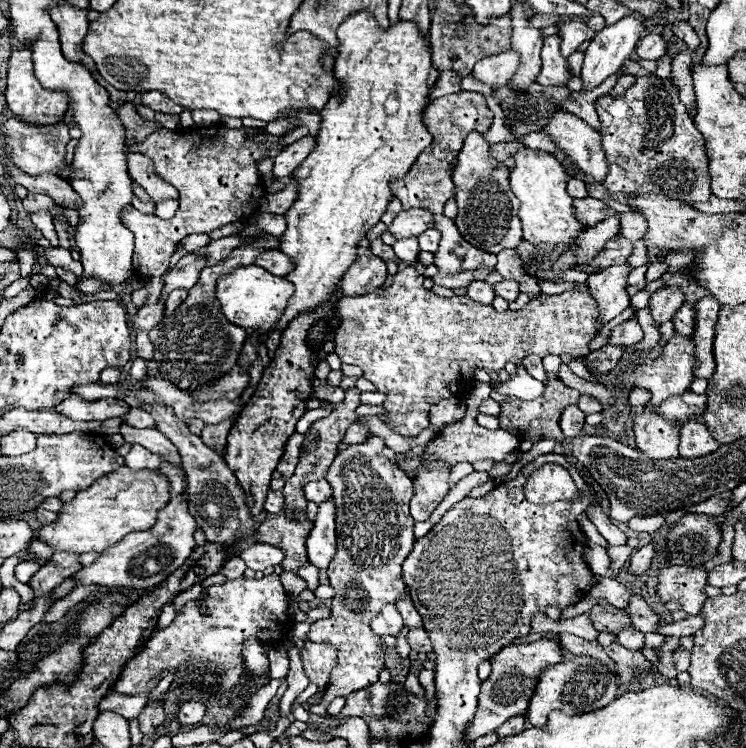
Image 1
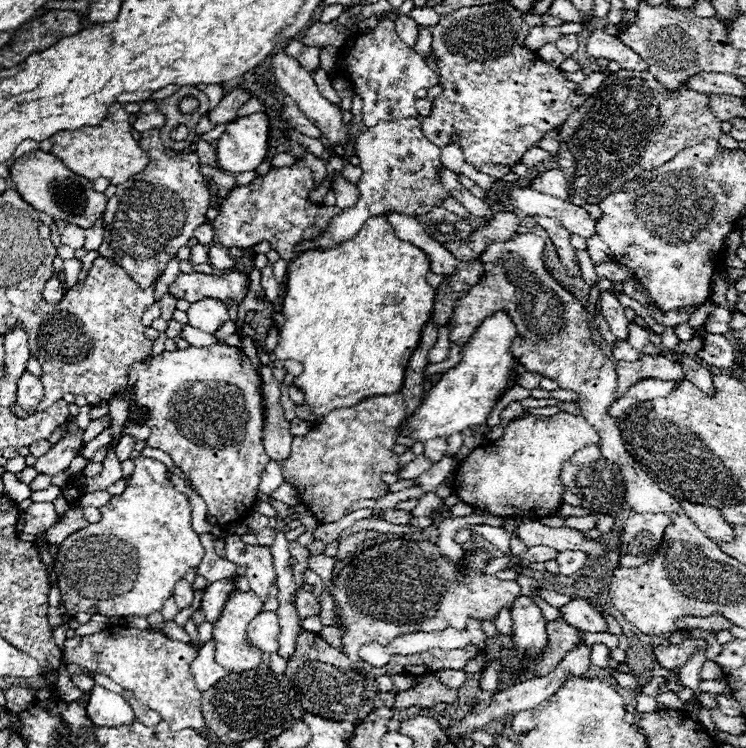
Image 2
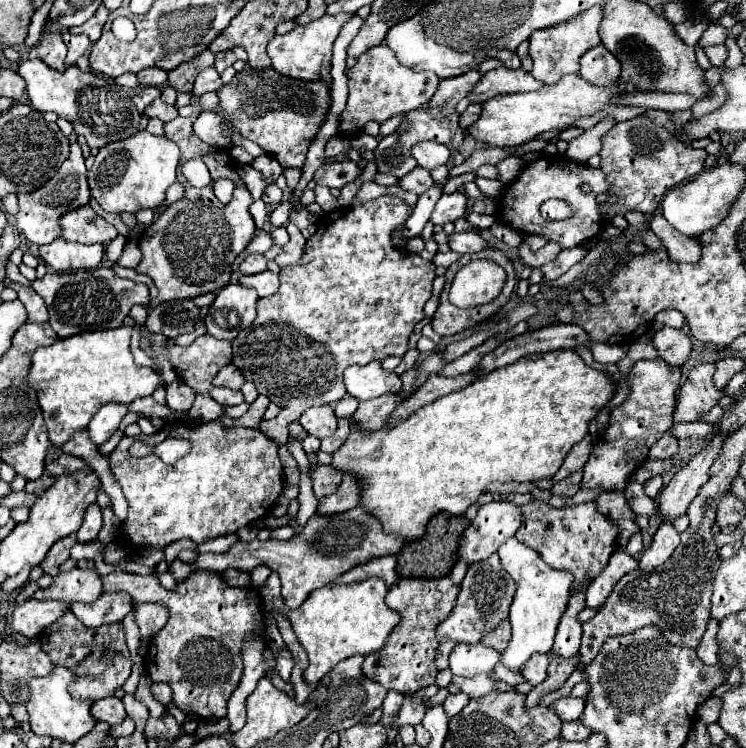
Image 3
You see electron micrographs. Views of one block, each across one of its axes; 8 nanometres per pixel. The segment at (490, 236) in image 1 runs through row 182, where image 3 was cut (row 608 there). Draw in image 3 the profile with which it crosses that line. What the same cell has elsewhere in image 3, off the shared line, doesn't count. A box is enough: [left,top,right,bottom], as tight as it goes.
[436,554,516,644]

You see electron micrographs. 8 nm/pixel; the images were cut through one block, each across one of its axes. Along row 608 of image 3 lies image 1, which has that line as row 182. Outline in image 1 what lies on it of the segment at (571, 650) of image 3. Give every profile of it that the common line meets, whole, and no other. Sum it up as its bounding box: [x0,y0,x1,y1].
[566,178,588,198]

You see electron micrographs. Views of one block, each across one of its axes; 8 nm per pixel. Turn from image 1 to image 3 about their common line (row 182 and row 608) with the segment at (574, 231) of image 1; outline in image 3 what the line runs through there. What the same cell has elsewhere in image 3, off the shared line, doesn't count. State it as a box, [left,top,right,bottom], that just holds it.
[498,538,574,670]

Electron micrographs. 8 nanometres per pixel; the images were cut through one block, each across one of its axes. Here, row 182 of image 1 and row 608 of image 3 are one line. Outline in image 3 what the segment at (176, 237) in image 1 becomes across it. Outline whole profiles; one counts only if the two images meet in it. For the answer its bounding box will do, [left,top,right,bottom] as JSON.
[102,572,264,718]

